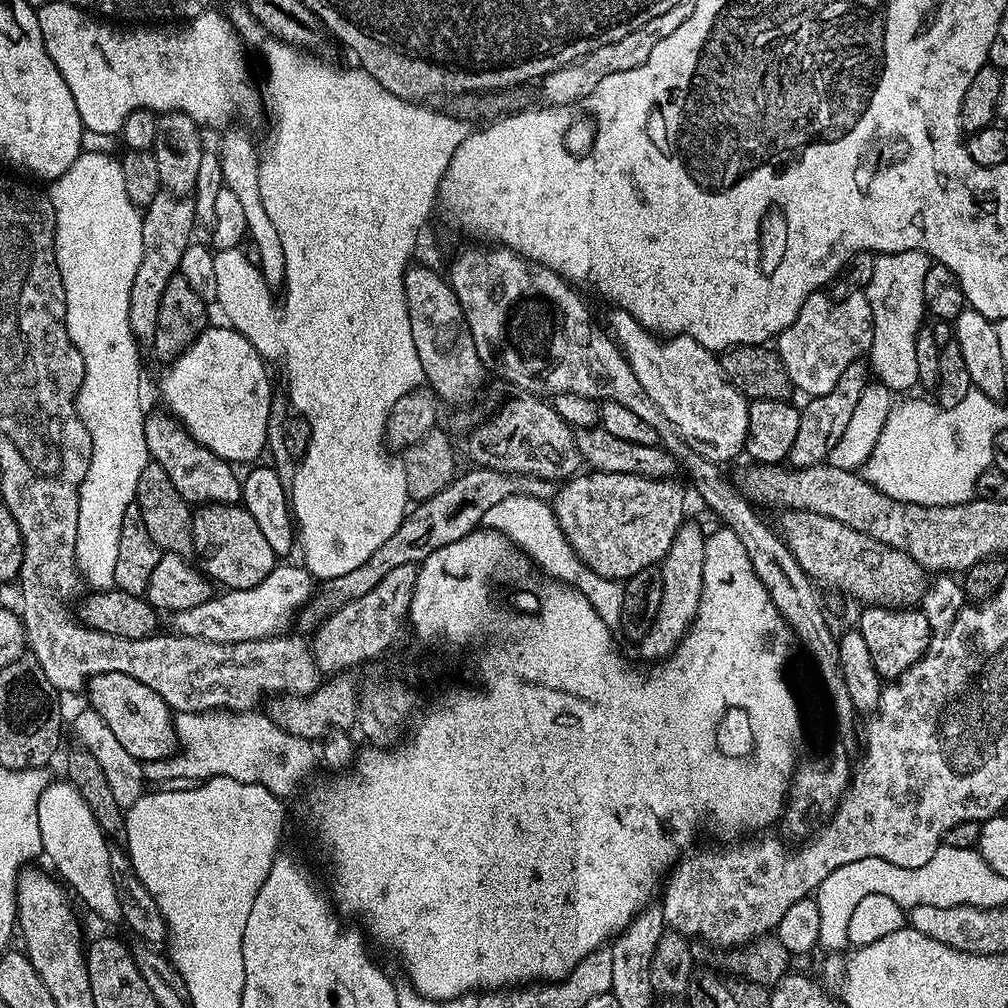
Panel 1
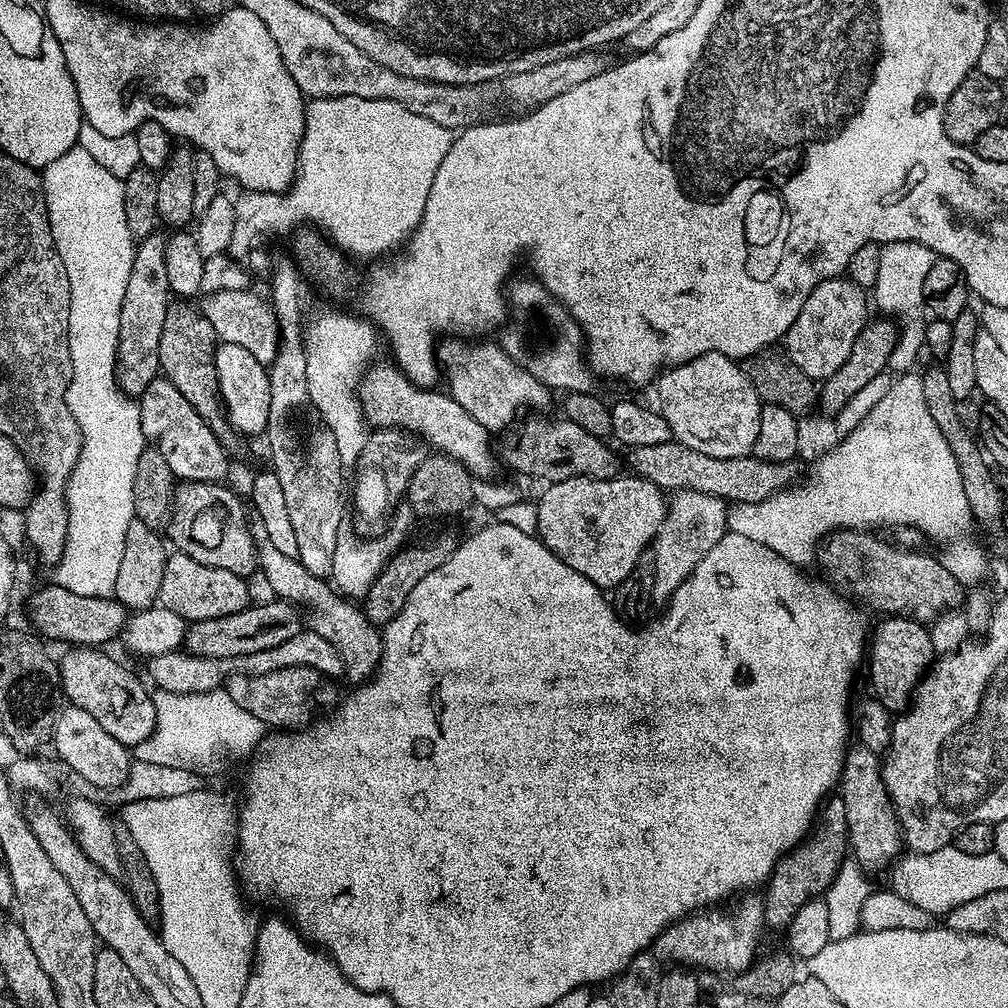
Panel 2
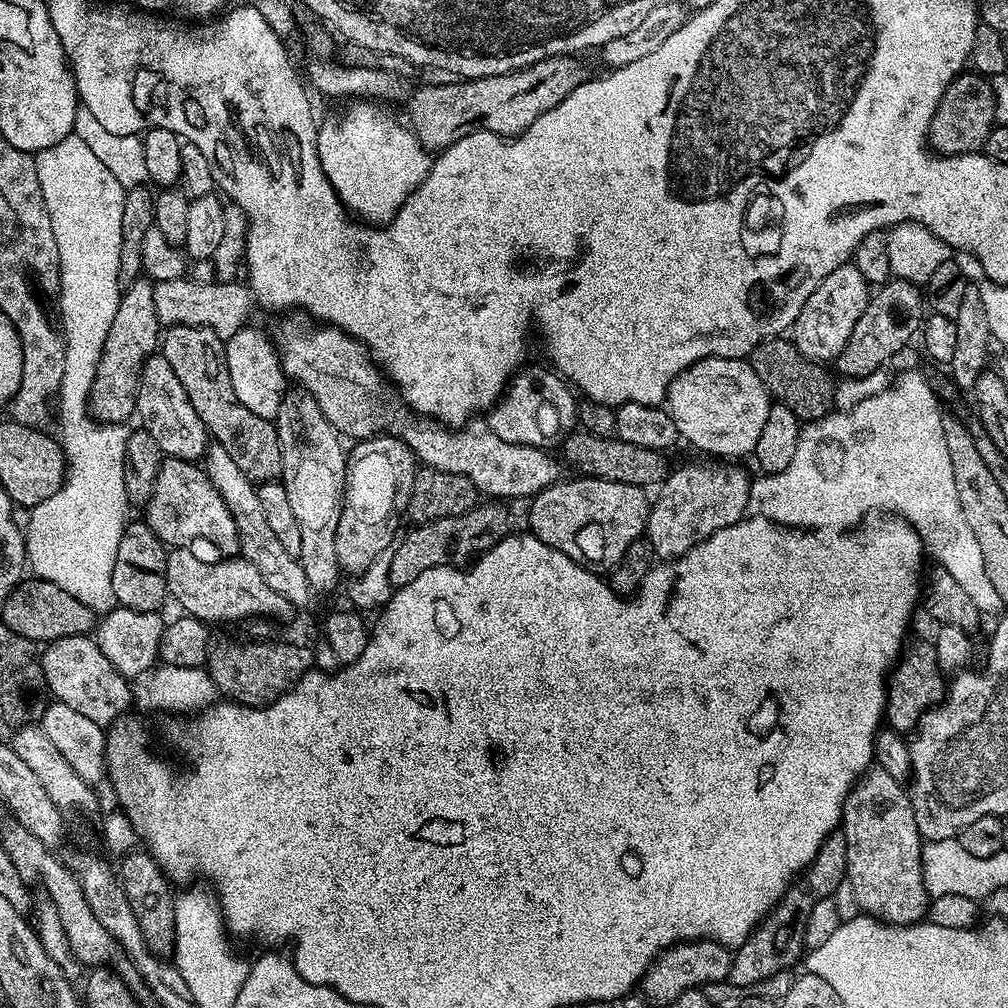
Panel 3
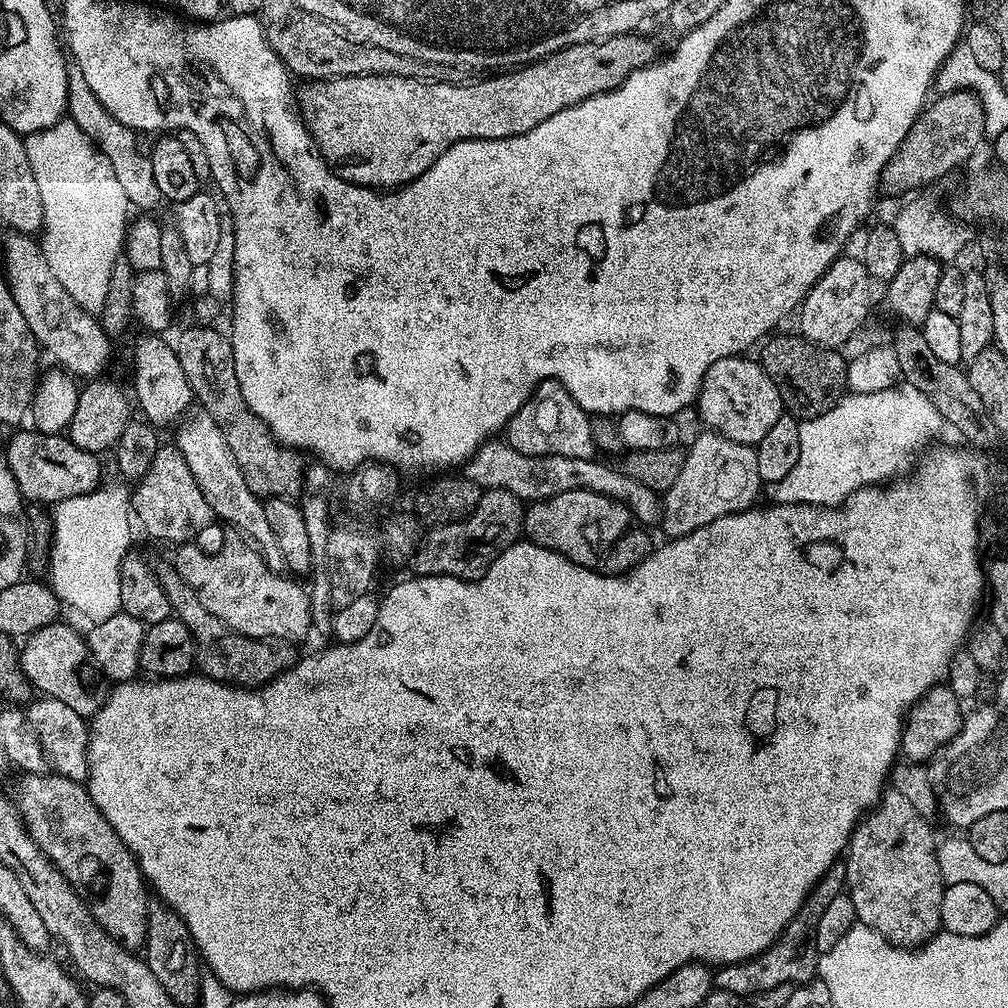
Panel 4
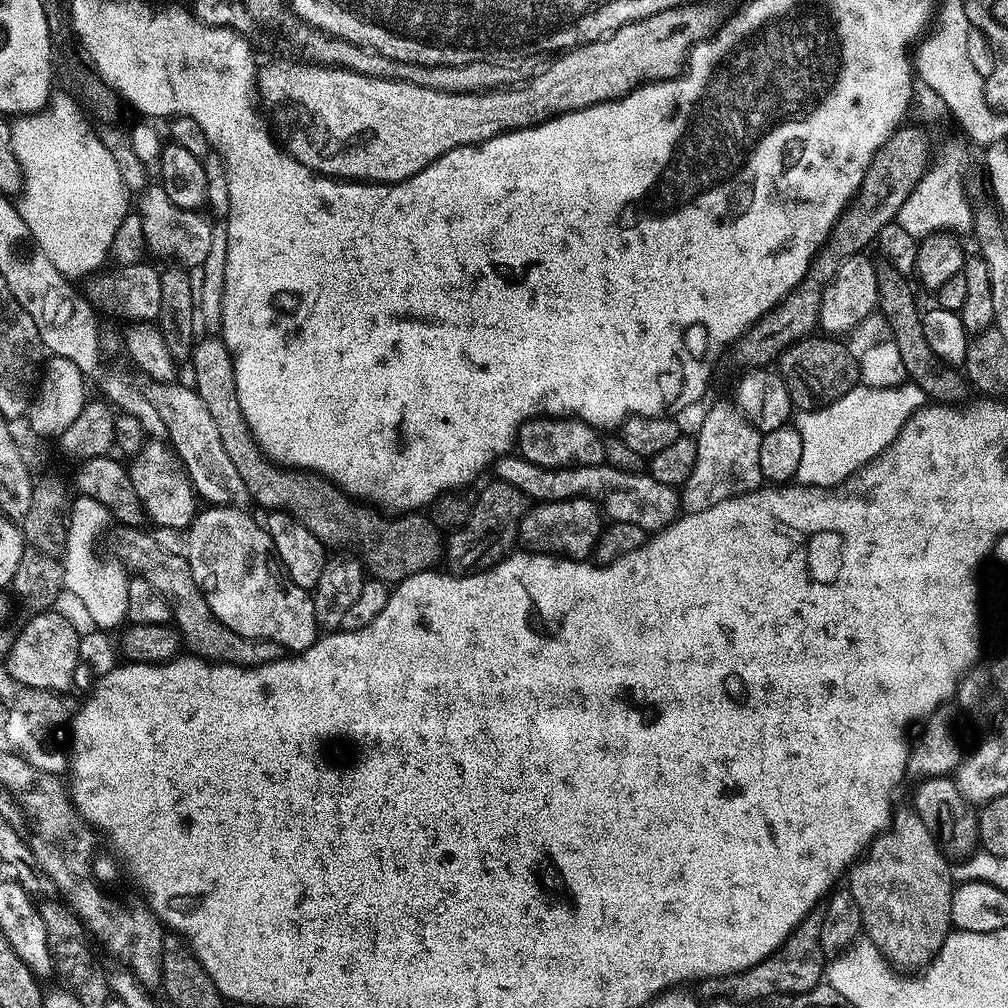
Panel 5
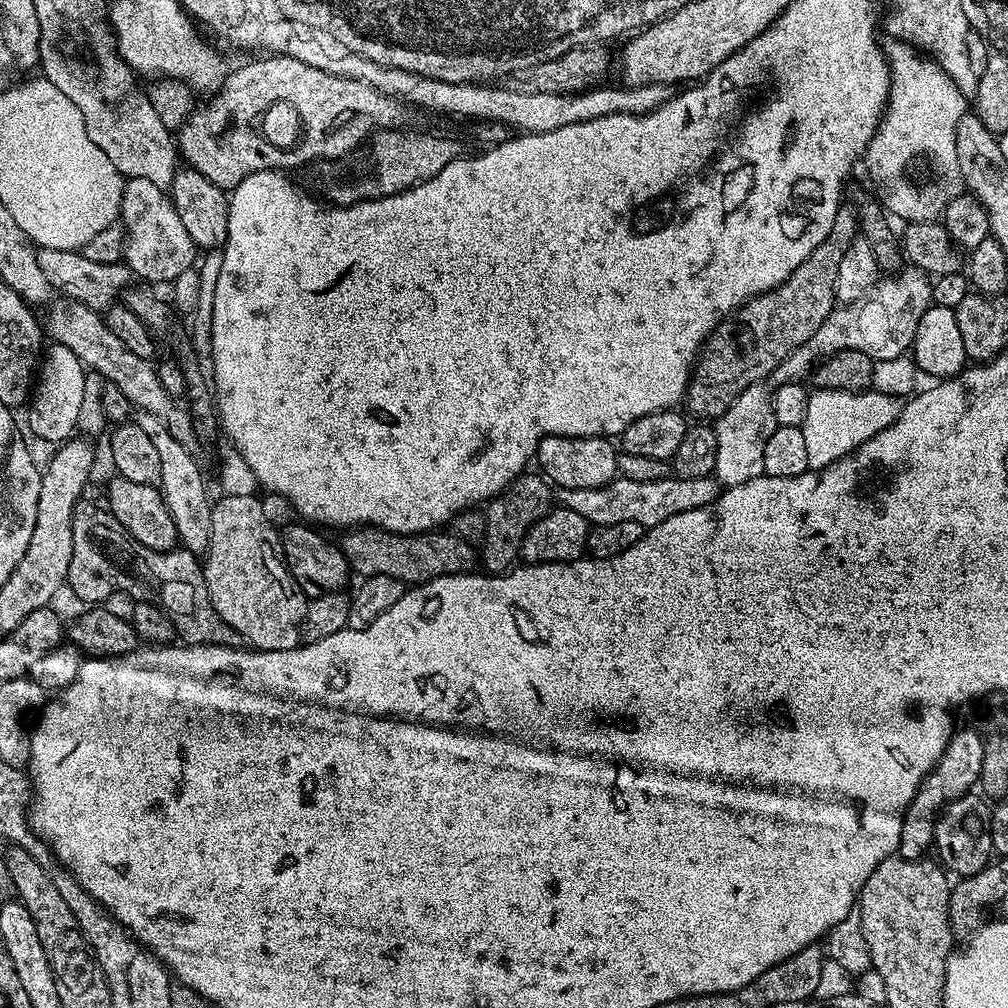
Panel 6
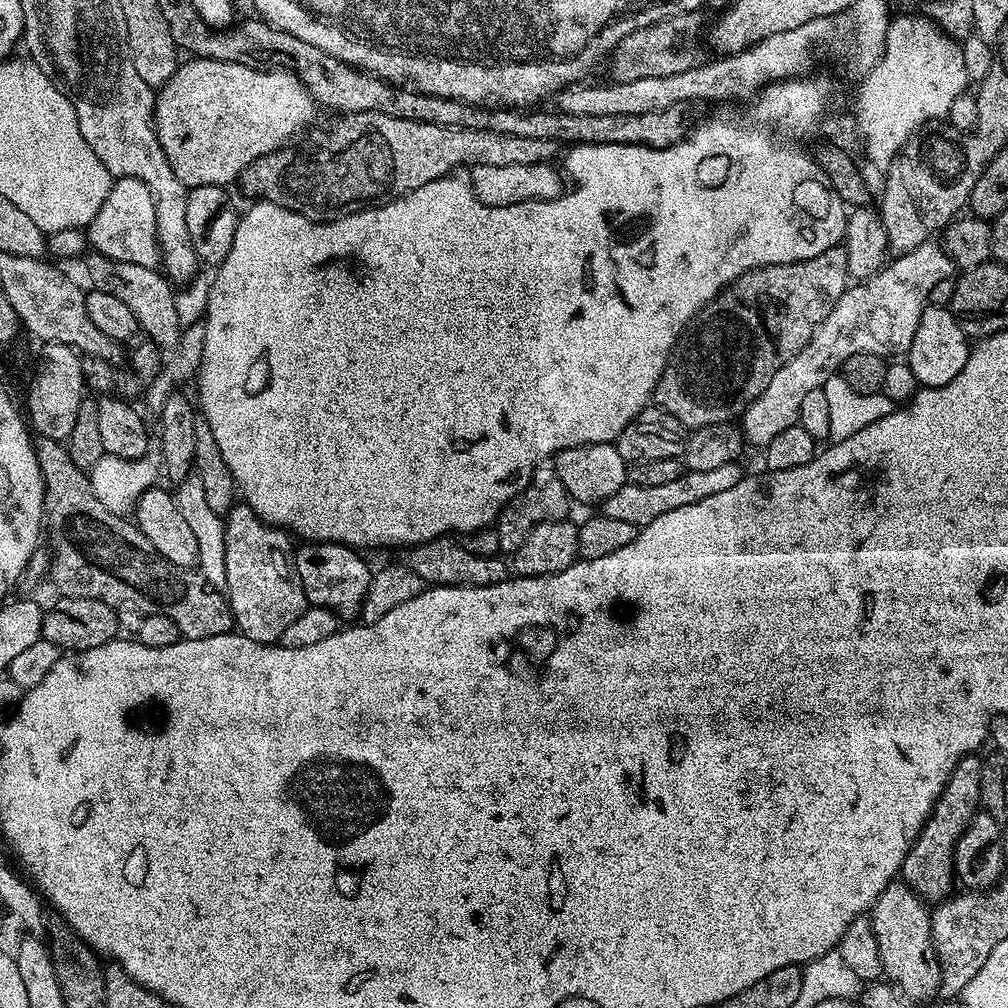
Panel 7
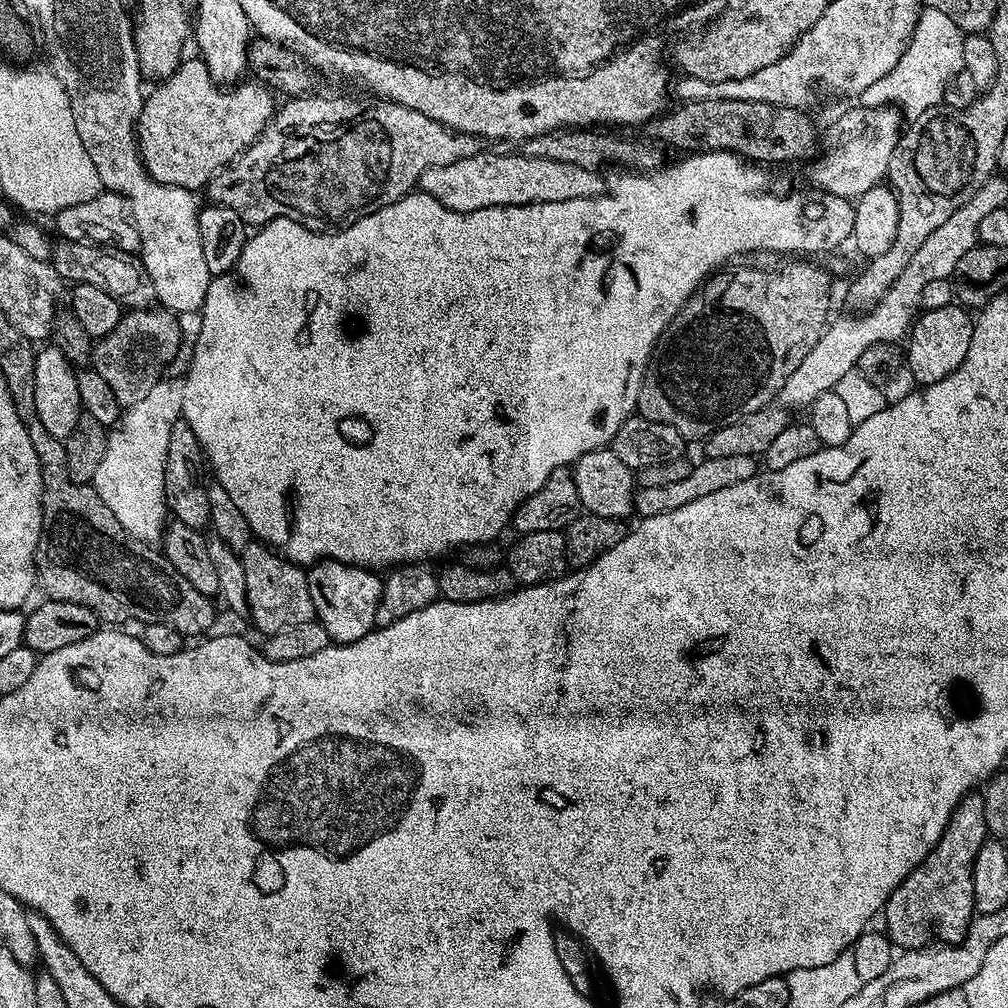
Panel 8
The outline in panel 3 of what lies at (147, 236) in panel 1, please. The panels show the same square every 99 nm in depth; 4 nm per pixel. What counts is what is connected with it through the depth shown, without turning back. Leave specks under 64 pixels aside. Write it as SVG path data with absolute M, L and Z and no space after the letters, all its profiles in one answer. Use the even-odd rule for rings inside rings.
M139 278L131 285L129 285L121 295L120 305L118 306L118 310L114 314L114 322L110 322L110 334L106 334L106 338L104 339L104 345L102 346L102 354L100 355L100 361L98 362L98 370L94 374L94 386L90 390L90 394L88 395L88 406L91 412L91 415L95 417L99 423L102 424L124 424L128 422L128 419L133 419L136 416L136 384L140 381L140 371L142 370L142 366L145 361L148 360L148 357L153 355L157 351L158 341L162 336L162 325L158 318L158 314L155 313L154 306L154 288L153 281L148 278Z

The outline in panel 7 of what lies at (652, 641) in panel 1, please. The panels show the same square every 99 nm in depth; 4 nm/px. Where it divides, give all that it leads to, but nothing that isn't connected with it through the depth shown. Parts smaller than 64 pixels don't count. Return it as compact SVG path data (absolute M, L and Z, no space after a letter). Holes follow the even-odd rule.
M929 242L906 254L889 259L884 267L868 280L861 280L845 288L842 298L834 302L834 310L830 310L830 314L826 314L818 330L814 330L810 342L806 342L806 346L802 346L802 350L798 350L798 354L794 354L790 362L783 364L778 374L770 378L766 390L762 390L762 394L758 394L758 398L754 398L754 402L748 404L748 409L742 417L745 441L751 447L753 444L754 447L760 448L759 450L767 449L768 444L774 442L778 434L782 434L782 430L798 423L800 407L806 399L806 394L810 394L810 390L823 388L824 383L831 376L837 375L843 369L846 358L854 358L854 354L874 354L885 358L903 357L908 351L910 342L914 342L914 330L918 330L918 318L922 318L924 309L929 307L930 290L934 290L938 282L949 279L953 272L954 265L948 253L939 243Z

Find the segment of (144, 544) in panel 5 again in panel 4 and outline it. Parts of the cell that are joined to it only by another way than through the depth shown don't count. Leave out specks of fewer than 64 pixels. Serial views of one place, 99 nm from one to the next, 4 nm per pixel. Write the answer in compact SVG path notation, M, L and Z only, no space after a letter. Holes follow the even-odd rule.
M175 567L160 568L158 572L160 584L166 590L168 600L172 603L172 611L182 623L188 627L192 640L196 644L196 664L199 671L211 680L221 680L224 684L234 684L242 688L259 689L261 684L267 684L275 676L280 675L286 668L293 668L298 659L297 645L286 640L255 640L252 636L244 636L232 628L227 628L222 621L214 618L206 606L198 598L198 594L180 576Z

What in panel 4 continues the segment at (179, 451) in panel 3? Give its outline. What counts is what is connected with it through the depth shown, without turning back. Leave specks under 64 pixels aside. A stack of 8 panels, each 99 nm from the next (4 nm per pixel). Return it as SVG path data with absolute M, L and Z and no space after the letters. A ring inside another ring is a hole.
M144 334L144 337L136 344L136 349L132 352L132 372L136 375L136 396L134 392L134 400L140 403L143 419L153 426L161 426L160 424L175 425L189 411L188 403L193 403L194 397L190 386L186 382L186 374L182 370L182 362L178 362L178 354L175 347L171 343L168 344L163 335L160 334Z

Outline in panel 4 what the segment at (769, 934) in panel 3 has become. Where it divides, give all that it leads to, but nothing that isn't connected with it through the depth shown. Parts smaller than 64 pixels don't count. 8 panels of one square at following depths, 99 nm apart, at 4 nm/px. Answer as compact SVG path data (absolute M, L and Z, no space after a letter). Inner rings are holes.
M837 862L826 870L826 874L808 891L794 918L782 931L780 937L764 952L759 952L750 960L737 964L726 964L717 967L714 972L714 984L717 989L730 991L741 998L756 996L759 992L769 994L776 986L807 984L817 975L818 953L814 943L814 926L822 918L826 905L845 891L844 864Z

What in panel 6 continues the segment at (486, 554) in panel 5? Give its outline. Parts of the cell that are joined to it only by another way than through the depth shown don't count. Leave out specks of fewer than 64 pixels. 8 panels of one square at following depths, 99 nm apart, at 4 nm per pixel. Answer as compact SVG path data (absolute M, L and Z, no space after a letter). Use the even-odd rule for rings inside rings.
M521 474L497 496L487 501L484 512L484 538L478 548L478 560L488 574L503 574L517 563L520 544L528 527L541 520L553 507L554 488L543 475Z

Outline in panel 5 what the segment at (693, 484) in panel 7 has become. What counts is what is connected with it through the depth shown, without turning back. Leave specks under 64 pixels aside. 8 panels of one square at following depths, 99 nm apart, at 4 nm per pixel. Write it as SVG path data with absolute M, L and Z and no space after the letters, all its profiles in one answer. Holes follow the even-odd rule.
M509 454L496 461L494 476L510 482L510 486L518 486L532 502L592 500L609 521L634 522L646 534L655 534L671 524L682 508L681 493L673 485L658 482L651 474L618 470L607 462L577 468L547 468L519 454Z

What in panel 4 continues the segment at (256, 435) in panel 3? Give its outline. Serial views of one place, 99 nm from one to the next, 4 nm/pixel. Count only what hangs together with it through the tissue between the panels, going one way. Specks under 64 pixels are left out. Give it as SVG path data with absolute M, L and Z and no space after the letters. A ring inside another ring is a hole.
M184 328L174 339L174 347L195 403L214 420L214 426L222 430L222 438L226 438L226 446L230 446L230 454L234 454L234 462L238 462L242 478L246 478L246 486L250 486L255 496L261 498L295 497L300 484L302 488L306 480L302 468L300 472L297 453L276 443L268 425L254 414L254 410L250 410L246 398L242 398L238 374L234 370L231 339L216 328Z

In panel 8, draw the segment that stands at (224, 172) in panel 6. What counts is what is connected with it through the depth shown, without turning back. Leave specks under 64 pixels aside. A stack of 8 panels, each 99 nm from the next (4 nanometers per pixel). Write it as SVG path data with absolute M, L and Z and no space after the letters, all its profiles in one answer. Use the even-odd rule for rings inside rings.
M193 58L193 60L185 59L179 66L176 67L172 73L163 77L159 81L160 84L156 89L149 91L144 97L144 105L140 111L140 117L136 123L136 143L140 145L140 157L142 162L146 166L146 170L150 174L150 178L154 178L158 182L162 182L166 186L178 186L179 188L185 188L191 192L203 189L211 180L215 172L219 172L220 169L225 168L235 156L240 156L243 152L251 146L252 143L258 139L262 134L264 127L271 122L274 115L274 103L272 104L273 93L269 91L265 85L259 82L251 82L252 84L244 84L245 82L237 83L235 86L224 87L216 83L215 76L210 74L207 63L199 58Z

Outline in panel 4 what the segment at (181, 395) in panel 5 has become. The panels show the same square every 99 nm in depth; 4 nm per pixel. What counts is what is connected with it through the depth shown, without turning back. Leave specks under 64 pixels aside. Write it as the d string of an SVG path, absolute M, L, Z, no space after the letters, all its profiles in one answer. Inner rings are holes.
M203 410L194 412L179 421L174 444L179 448L182 458L186 458L186 466L190 466L190 474L194 474L198 490L202 490L217 521L225 520L238 531L245 532L249 536L245 537L255 545L269 565L279 565L280 551L274 542L274 530L270 530L270 525L266 523L266 510L261 497L255 496L250 486L246 486L246 478L242 478L242 470L238 470L238 462L234 462L234 454L230 454L230 446L226 446L222 430L214 426L214 420Z

